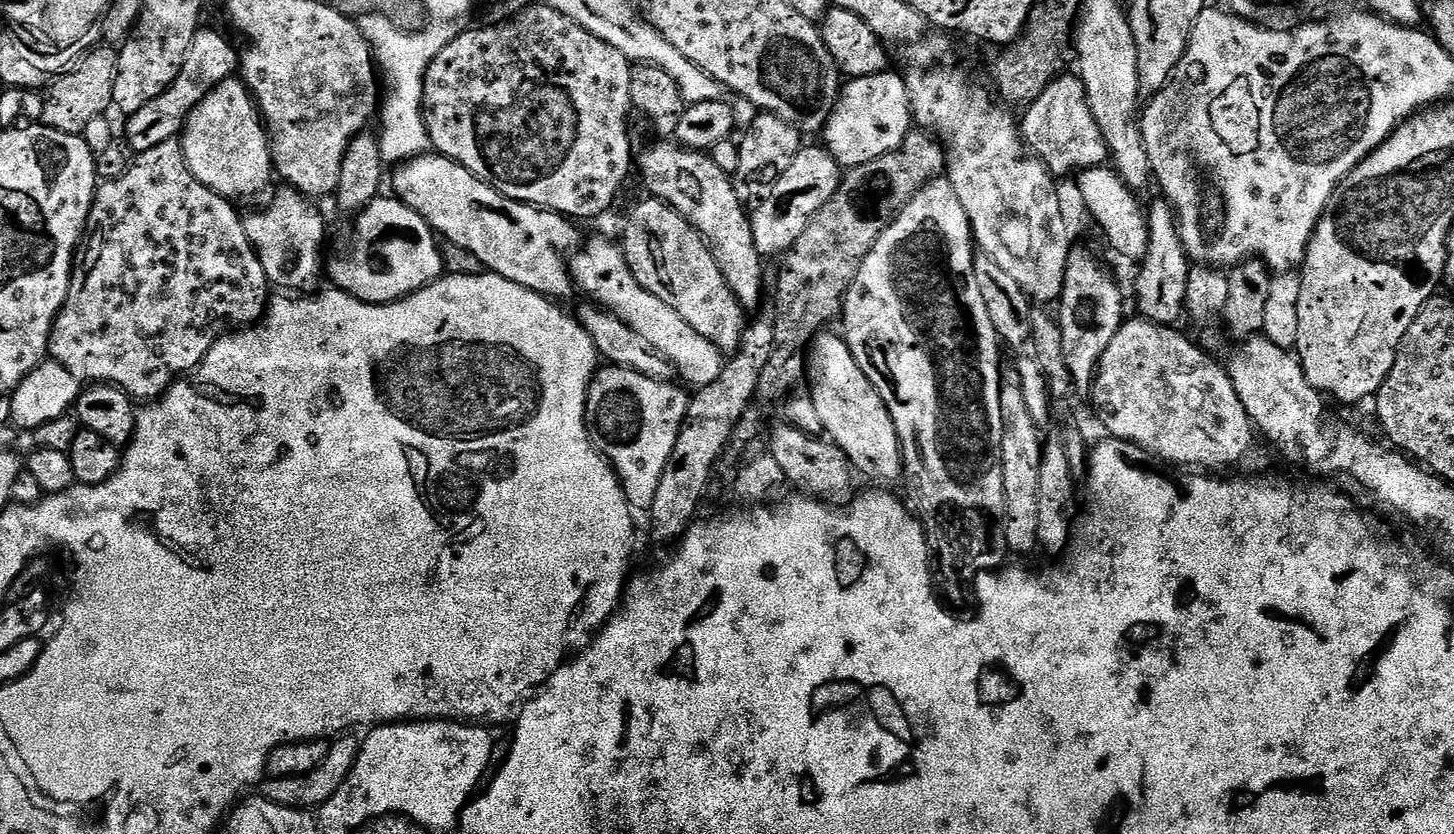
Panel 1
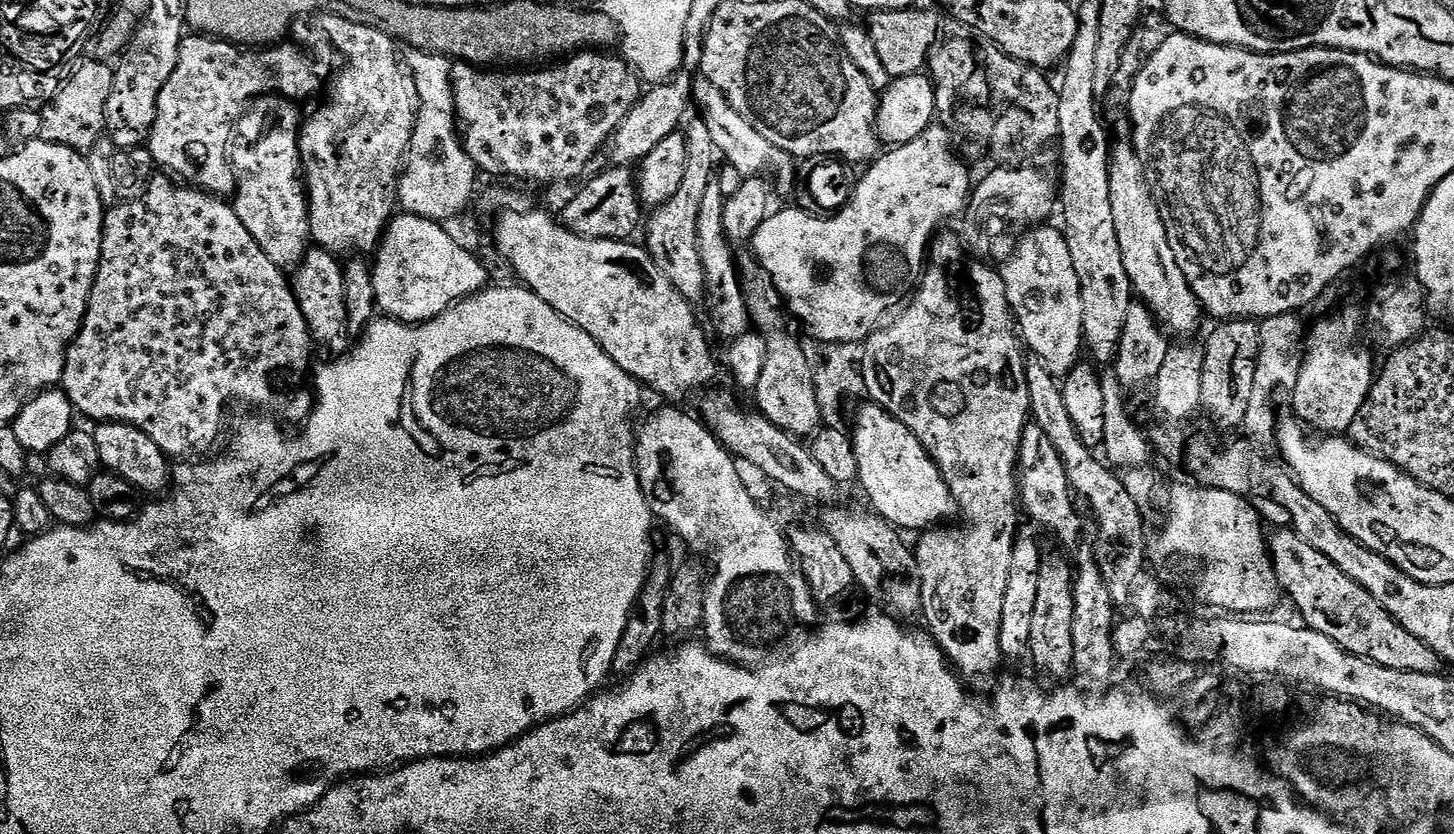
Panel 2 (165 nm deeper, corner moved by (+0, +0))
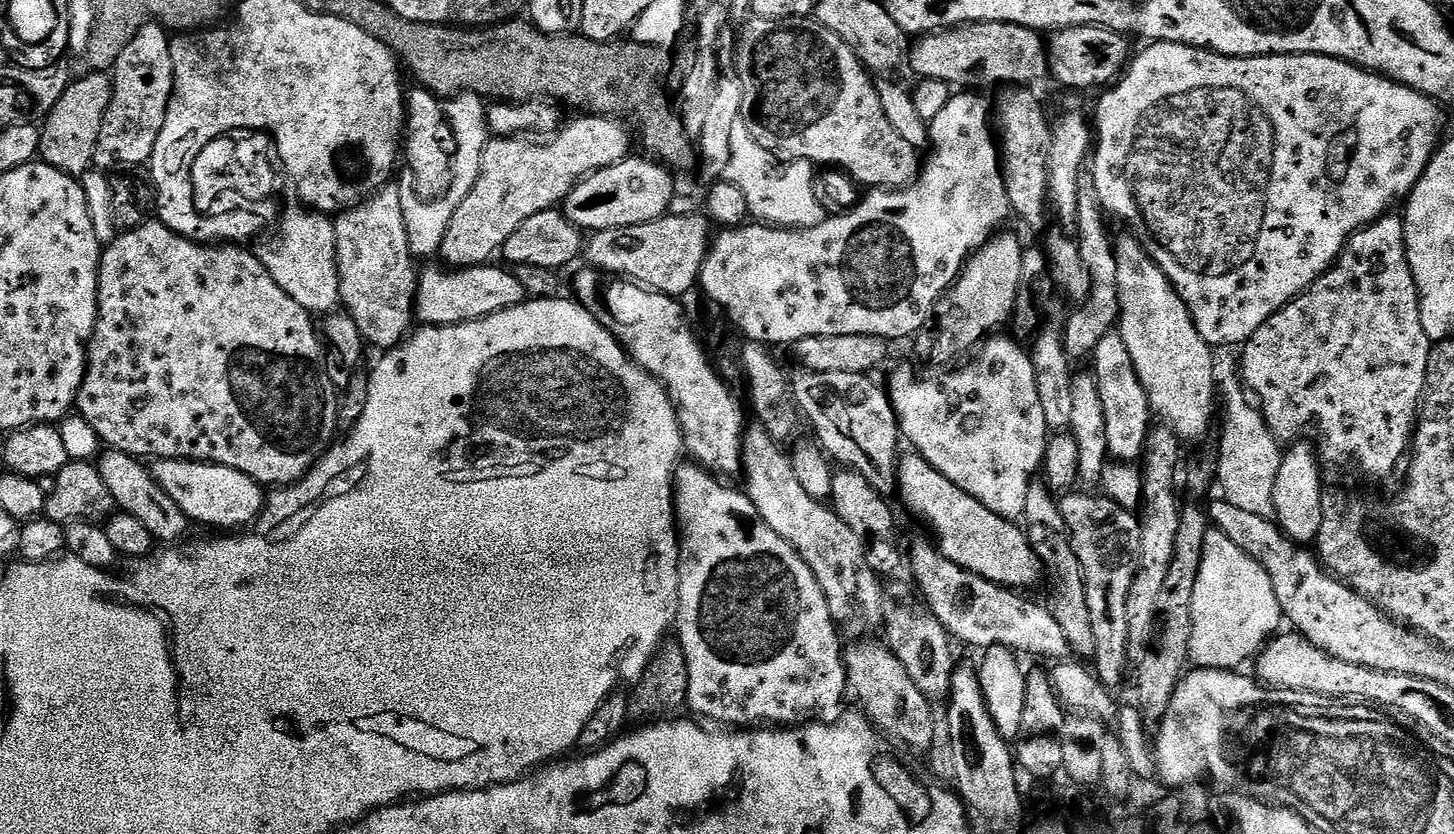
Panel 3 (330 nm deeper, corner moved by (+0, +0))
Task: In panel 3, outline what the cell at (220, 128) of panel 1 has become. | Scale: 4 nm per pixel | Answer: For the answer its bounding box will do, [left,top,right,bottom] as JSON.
[264,207,340,314]

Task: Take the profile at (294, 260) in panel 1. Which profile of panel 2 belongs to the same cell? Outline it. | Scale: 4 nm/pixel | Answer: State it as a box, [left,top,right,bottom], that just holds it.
[292,246,352,355]

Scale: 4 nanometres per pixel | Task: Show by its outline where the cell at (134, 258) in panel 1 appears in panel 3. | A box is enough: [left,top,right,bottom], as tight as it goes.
[76,220,342,486]

